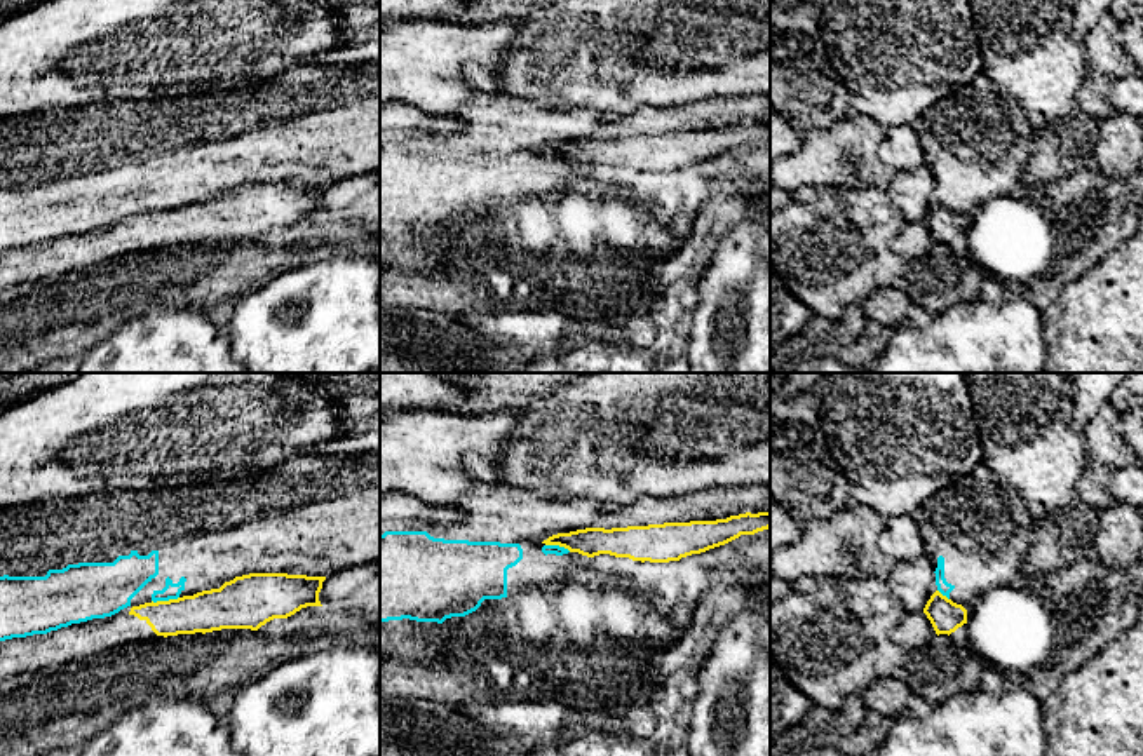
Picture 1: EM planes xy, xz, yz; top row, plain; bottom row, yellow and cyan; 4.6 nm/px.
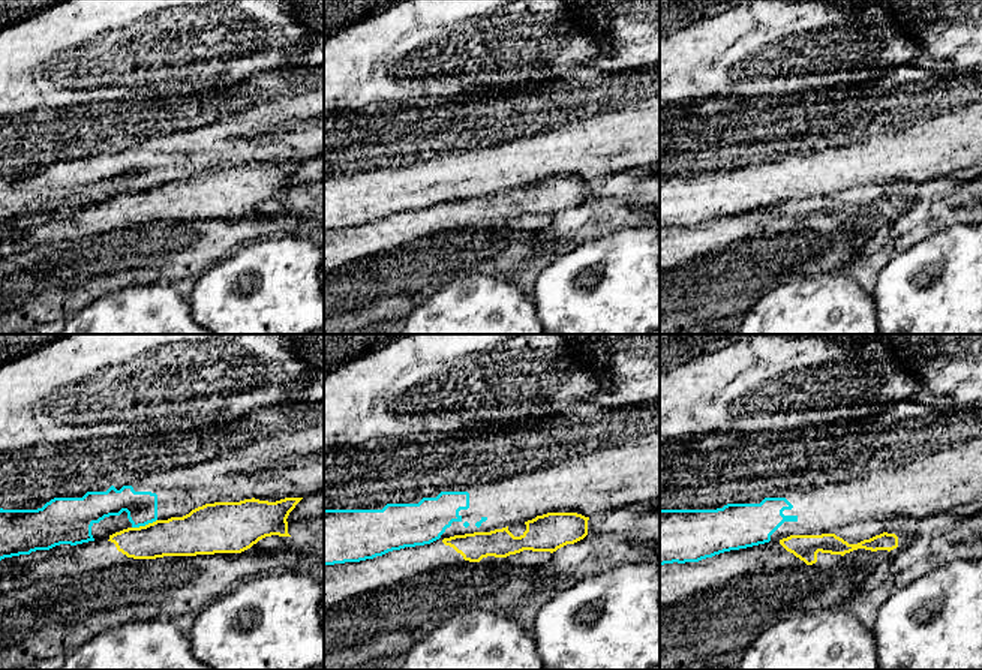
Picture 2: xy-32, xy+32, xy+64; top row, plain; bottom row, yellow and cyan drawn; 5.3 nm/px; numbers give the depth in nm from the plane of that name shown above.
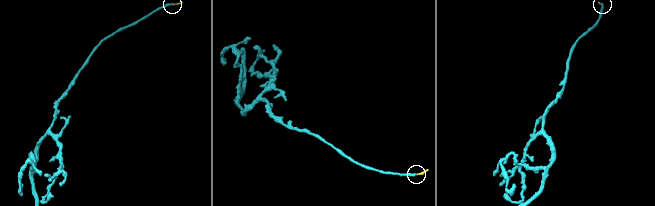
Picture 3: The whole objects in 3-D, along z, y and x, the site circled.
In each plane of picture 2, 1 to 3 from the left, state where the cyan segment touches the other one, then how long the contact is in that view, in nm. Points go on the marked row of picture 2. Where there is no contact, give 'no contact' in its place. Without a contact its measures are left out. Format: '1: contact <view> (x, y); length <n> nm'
1: contact xy-32 (146, 525); length 140 nm
2: no contact
3: no contact

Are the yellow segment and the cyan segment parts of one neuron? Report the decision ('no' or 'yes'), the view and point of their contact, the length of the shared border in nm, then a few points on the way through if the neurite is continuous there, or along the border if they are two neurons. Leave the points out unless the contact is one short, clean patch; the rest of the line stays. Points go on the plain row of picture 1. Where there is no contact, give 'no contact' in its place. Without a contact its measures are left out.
no; meets yellow in xy at (164, 211); contact 130 nm long; border along xy (178, 206), (168, 211), (152, 211)

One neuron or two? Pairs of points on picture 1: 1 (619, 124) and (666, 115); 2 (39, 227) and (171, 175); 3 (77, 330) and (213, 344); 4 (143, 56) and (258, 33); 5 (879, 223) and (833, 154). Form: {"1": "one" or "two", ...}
{"1": "one", "2": "one", "3": "two", "4": "one", "5": "two"}

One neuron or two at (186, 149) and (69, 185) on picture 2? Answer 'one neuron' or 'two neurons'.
one neuron

